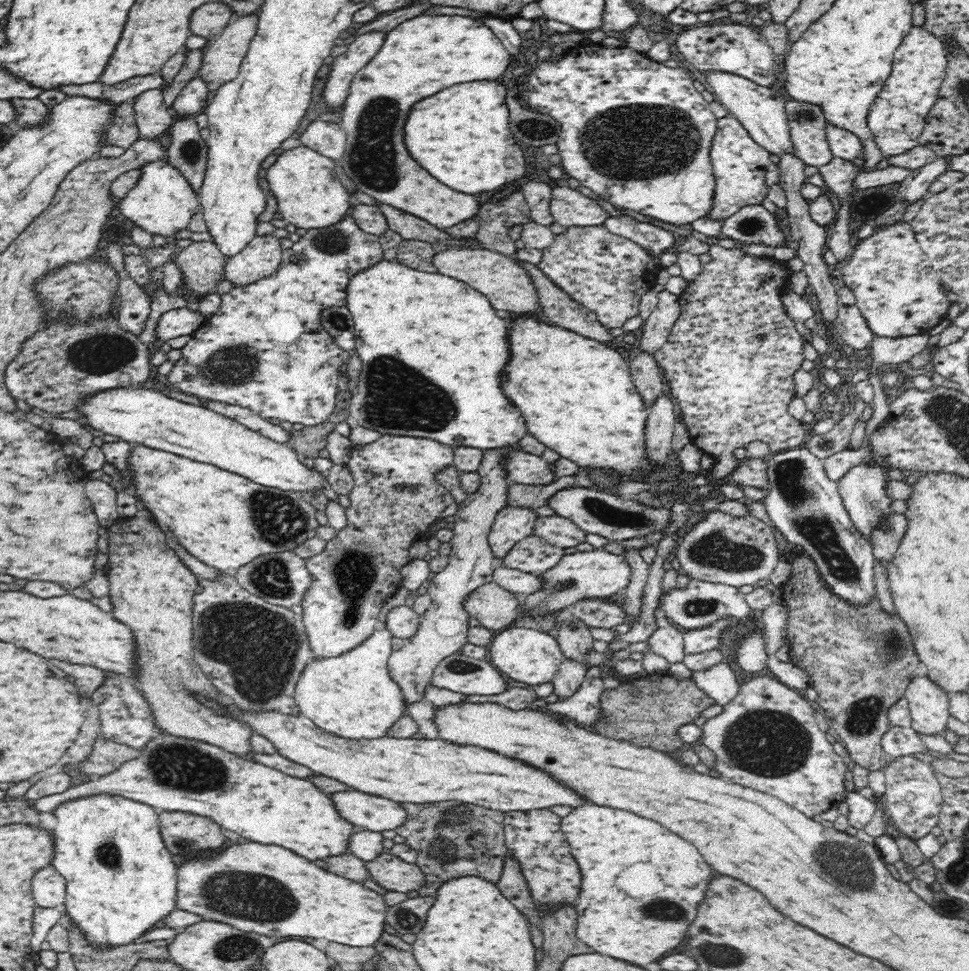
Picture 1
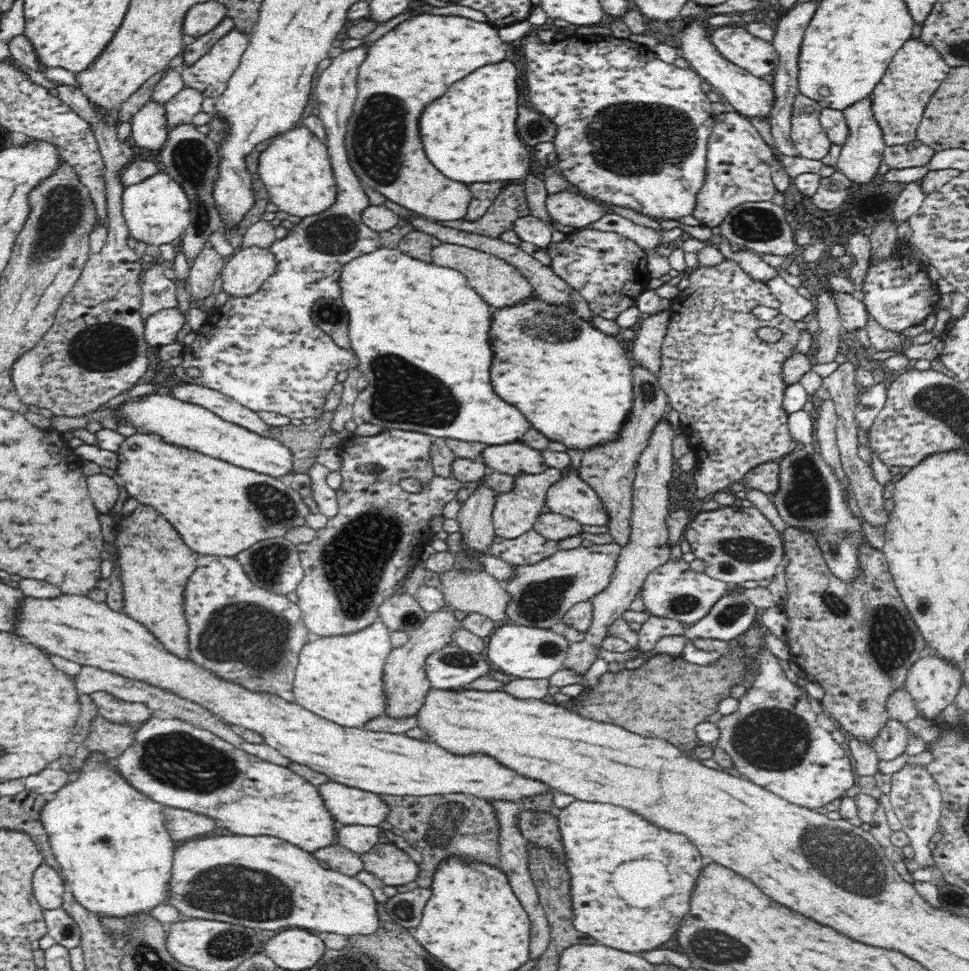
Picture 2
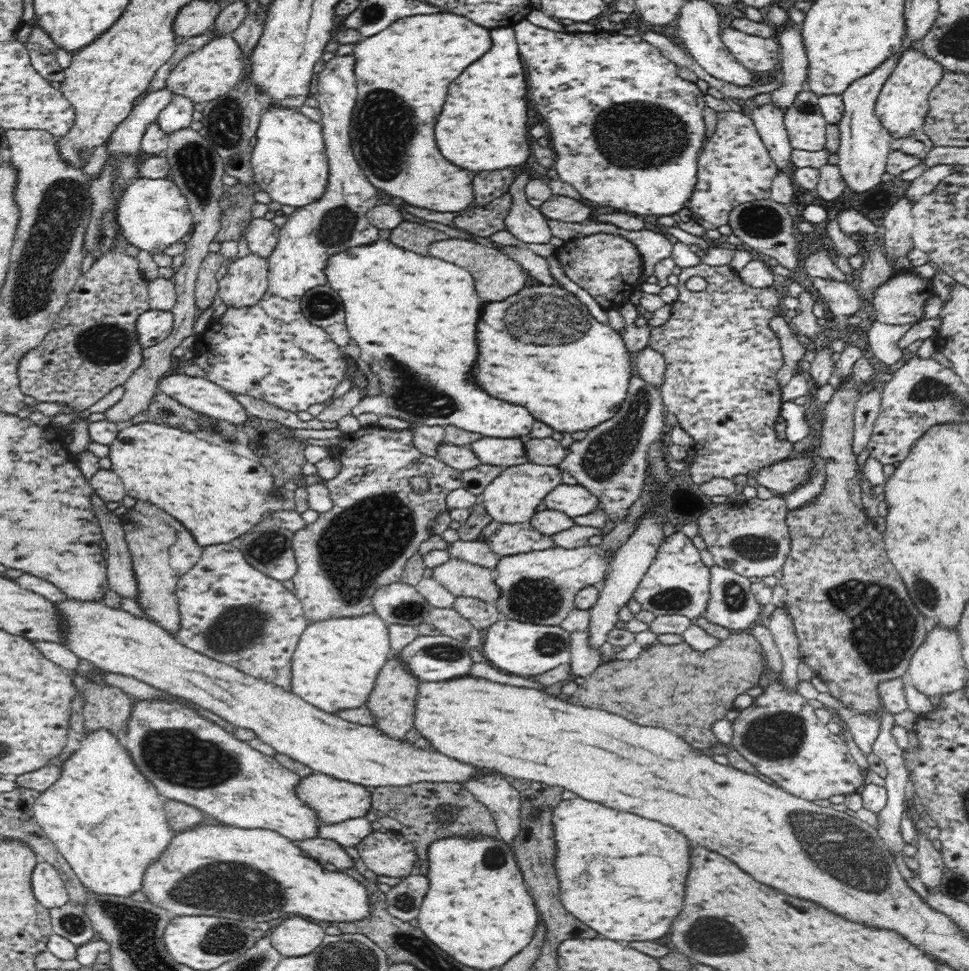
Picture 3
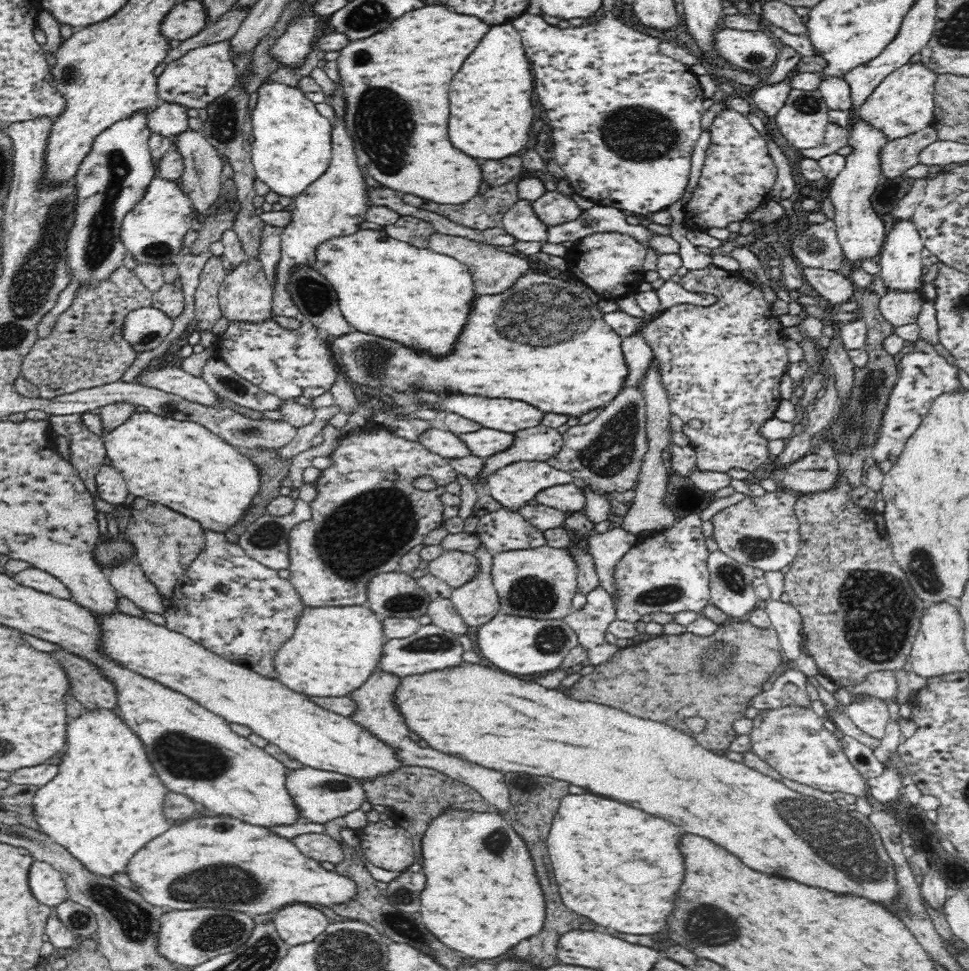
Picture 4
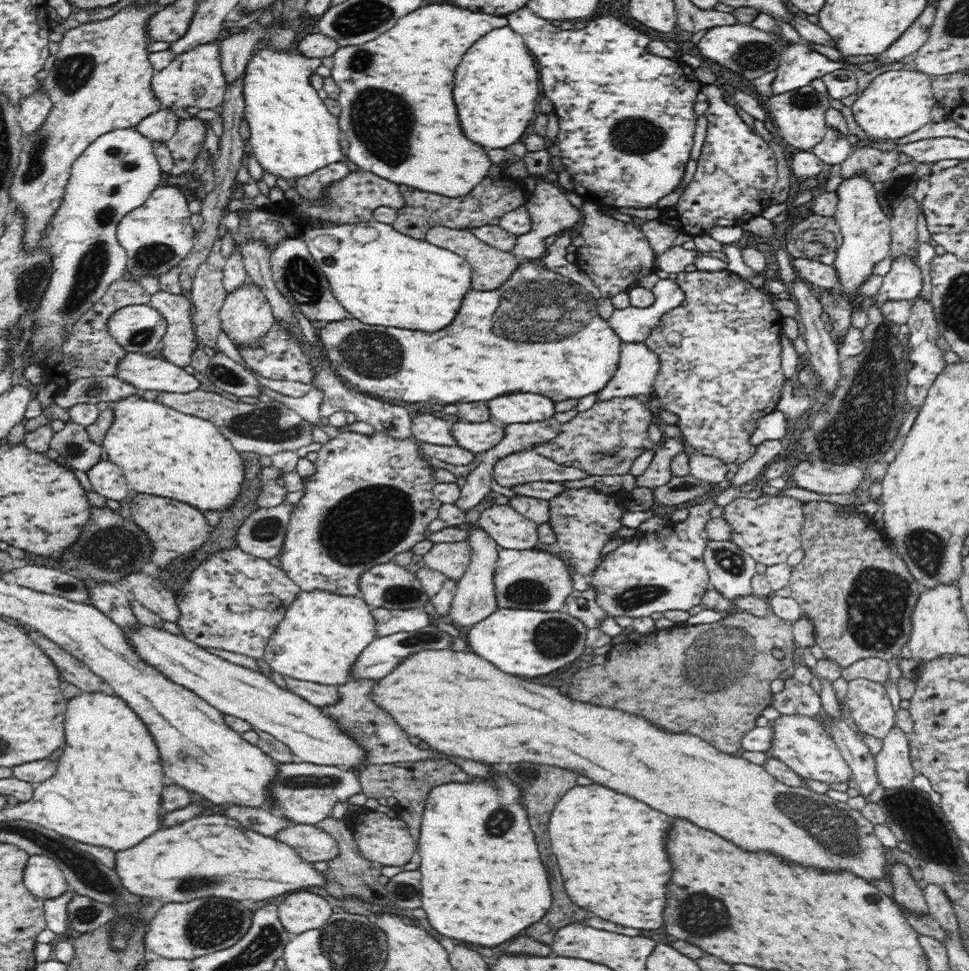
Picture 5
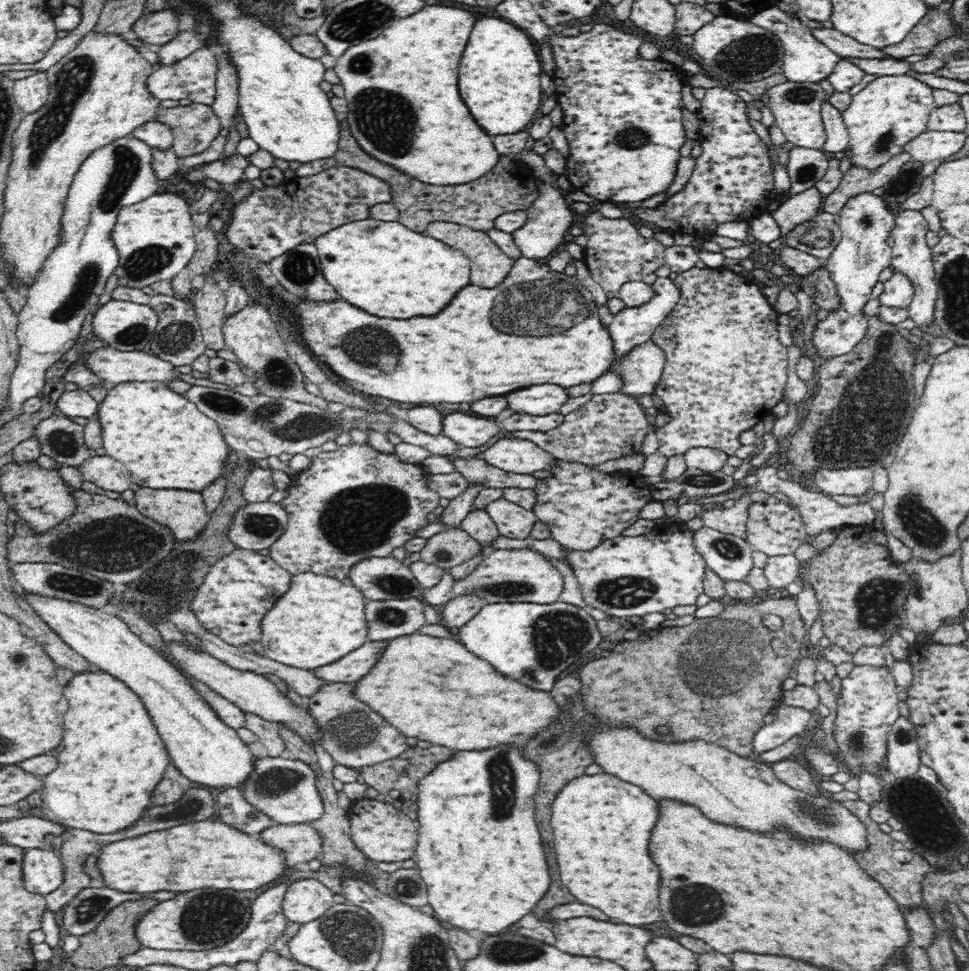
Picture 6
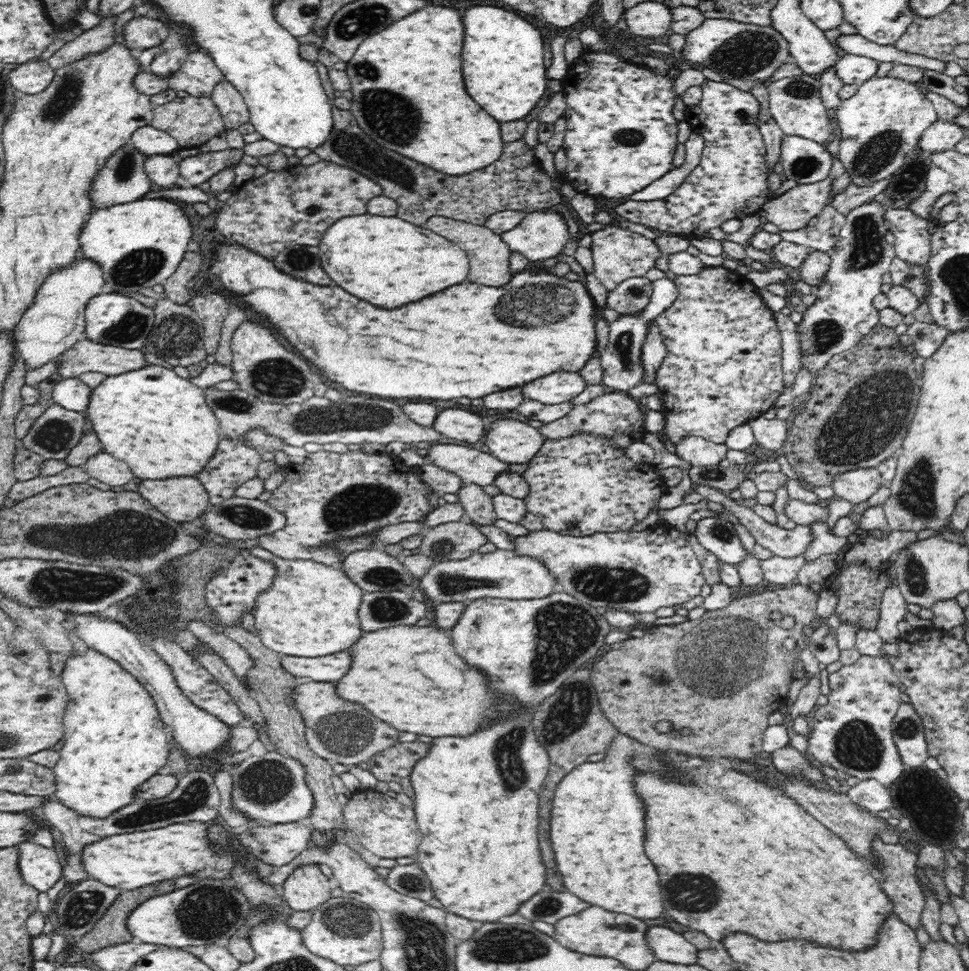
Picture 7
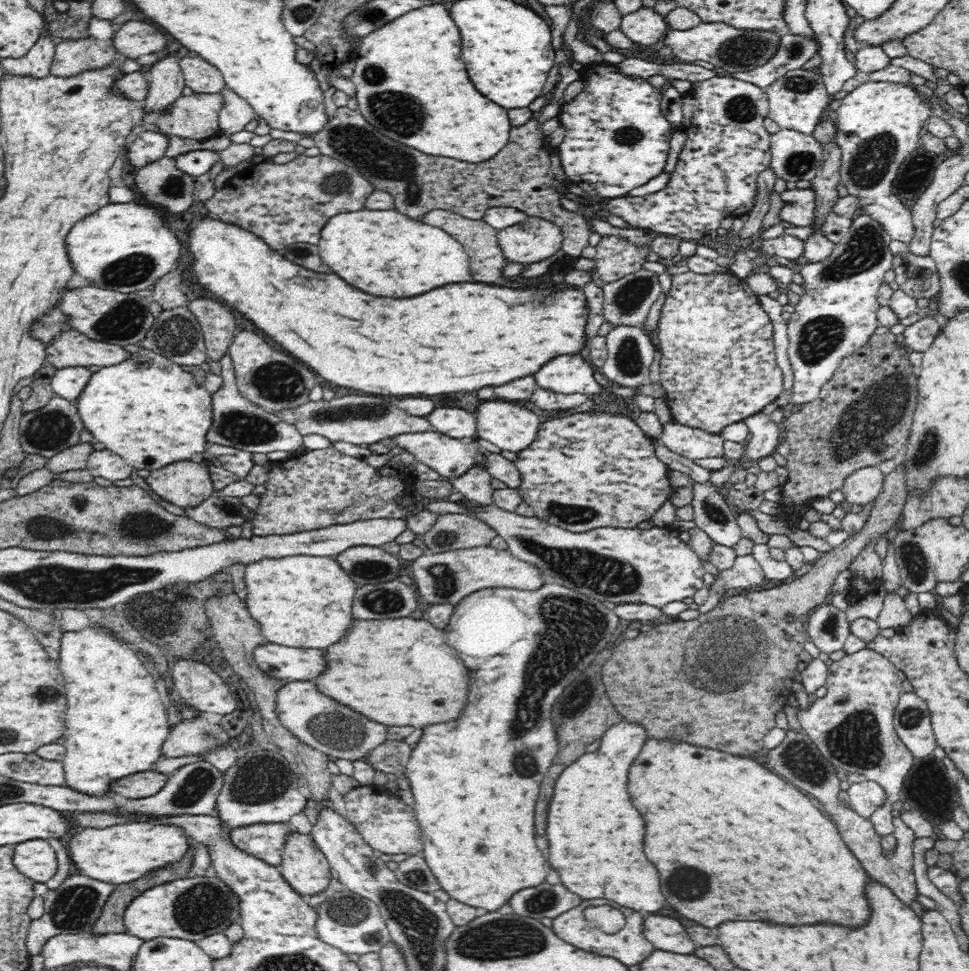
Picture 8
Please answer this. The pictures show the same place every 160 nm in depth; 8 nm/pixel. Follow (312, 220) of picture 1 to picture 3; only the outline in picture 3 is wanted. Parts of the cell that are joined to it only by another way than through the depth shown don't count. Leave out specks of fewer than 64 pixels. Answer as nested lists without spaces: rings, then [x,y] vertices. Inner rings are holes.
[[[270,107],[261,114],[261,119],[255,134],[256,147],[253,148],[251,167],[254,182],[262,191],[266,191],[274,202],[282,205],[302,208],[316,203],[326,192],[329,177],[329,161],[325,150],[325,142],[320,122],[302,115],[300,111],[292,111],[282,107]]]

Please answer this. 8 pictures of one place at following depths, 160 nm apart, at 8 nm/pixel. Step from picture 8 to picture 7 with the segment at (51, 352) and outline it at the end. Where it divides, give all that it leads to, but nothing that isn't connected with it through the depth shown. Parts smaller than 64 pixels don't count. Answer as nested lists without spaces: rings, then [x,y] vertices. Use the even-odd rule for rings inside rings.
[[[86,337],[81,338],[69,351],[61,354],[58,361],[59,373],[64,379],[78,378],[84,372],[116,376],[150,365],[146,362],[142,349],[130,350],[100,344]]]

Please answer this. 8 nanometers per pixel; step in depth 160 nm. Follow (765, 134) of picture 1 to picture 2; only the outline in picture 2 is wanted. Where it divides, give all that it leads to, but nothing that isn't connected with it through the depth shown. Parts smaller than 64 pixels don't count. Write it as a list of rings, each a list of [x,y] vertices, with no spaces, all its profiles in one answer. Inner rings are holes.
[[[694,20],[692,24],[686,24],[686,28],[682,30],[681,34],[682,46],[680,55],[702,80],[712,85],[712,90],[722,96],[722,102],[728,102],[736,112],[750,119],[750,122],[756,117],[769,120],[775,101],[775,94],[771,83],[768,84],[766,82],[766,78],[753,76],[750,72],[746,72],[734,65],[734,63],[726,61],[710,43],[708,30],[704,28],[702,22]]]

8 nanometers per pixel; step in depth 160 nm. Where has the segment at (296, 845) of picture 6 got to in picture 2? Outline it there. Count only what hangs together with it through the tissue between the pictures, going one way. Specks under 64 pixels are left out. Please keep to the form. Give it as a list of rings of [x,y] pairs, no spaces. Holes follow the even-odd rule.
[[[338,842],[313,852],[314,858],[328,864],[328,868],[341,872],[346,876],[355,877],[363,870],[361,855]]]

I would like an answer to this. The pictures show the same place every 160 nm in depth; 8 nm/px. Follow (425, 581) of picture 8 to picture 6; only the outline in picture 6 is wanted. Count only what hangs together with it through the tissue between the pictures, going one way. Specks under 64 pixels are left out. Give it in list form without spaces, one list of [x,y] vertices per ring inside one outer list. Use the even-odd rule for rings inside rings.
[[[496,549],[480,562],[478,568],[455,583],[445,570],[440,582],[432,588],[422,590],[422,595],[425,604],[430,606],[444,605],[454,596],[474,593],[490,604],[552,604],[559,601],[564,585],[563,574],[543,555],[526,549]]]

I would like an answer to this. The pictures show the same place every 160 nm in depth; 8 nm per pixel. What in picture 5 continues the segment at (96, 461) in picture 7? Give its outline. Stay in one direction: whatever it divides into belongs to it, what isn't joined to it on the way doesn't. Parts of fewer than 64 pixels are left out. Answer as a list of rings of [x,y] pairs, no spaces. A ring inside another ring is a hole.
[[[101,460],[87,472],[94,491],[106,499],[122,501],[128,499],[128,483],[122,469],[112,461]]]

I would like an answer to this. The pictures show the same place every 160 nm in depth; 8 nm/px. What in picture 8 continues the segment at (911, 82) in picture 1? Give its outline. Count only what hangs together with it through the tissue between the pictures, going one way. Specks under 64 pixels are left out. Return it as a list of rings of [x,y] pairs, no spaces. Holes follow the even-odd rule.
[[[868,81],[854,92],[847,93],[836,111],[838,129],[835,141],[841,151],[840,180],[849,194],[860,199],[862,212],[869,214],[886,229],[890,240],[900,240],[908,246],[914,238],[915,226],[911,209],[907,209],[892,192],[892,181],[896,178],[900,165],[914,150],[922,146],[922,132],[927,120],[934,116],[934,107],[915,87],[910,84]]]

